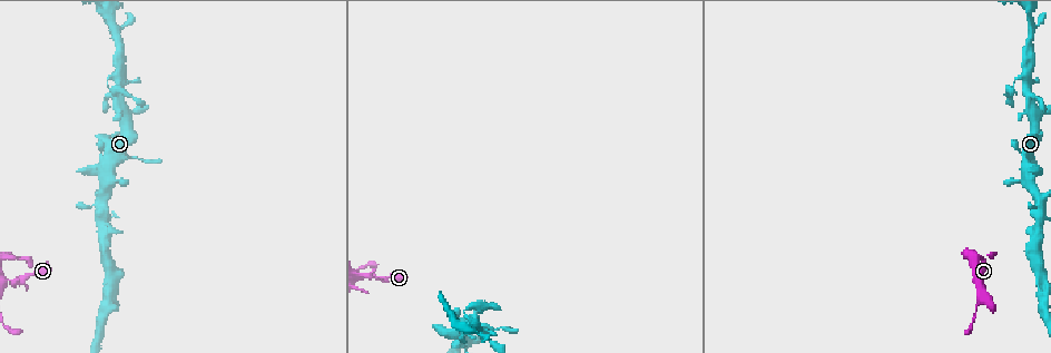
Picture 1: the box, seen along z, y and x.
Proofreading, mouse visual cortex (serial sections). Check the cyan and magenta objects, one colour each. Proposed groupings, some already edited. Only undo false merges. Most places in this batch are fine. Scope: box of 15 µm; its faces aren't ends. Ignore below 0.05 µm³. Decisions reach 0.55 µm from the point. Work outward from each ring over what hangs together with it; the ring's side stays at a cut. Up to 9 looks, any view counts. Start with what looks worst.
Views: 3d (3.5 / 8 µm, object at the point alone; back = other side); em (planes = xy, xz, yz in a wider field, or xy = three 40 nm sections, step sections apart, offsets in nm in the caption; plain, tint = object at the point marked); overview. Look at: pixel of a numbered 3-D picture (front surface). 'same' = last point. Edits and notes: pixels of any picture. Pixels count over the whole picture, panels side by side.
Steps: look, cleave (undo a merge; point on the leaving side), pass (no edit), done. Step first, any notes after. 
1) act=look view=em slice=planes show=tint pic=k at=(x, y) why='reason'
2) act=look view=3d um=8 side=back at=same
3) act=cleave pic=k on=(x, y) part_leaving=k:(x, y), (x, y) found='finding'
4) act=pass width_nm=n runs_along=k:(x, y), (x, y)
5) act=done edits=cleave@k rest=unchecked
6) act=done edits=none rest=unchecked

act=look view=3d um=3.5 pic=1 at=(1027, 78) why='a fork'

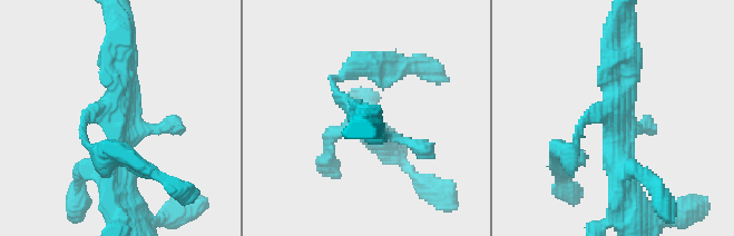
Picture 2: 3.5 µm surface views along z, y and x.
act=look view=em slice=xy step=2 show=tint pic=2 at=(117, 116)

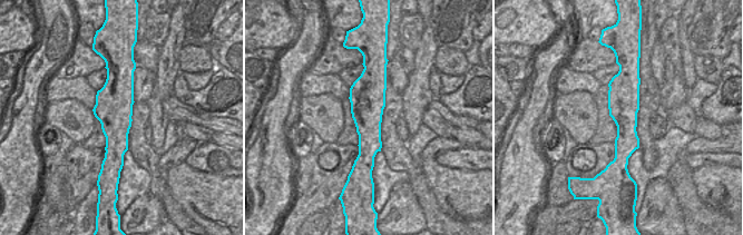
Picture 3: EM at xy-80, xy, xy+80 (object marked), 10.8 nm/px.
act=look view=em slice=xy step=5 show=tint at=same

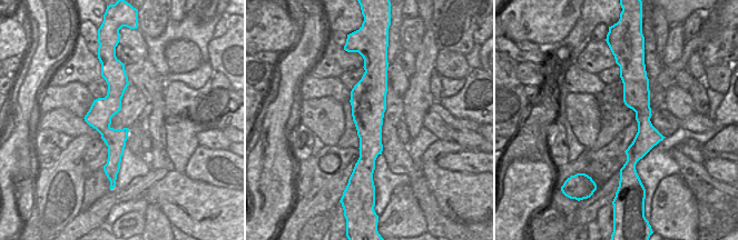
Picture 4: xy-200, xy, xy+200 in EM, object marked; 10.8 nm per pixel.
act=pass width_nm=380 runs_along=4:(376, 71), (363, 167) found='continuous, no second cell'

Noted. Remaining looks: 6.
act=look view=3d um=3.5 pic=1 at=(362, 280) why='sharp bend'

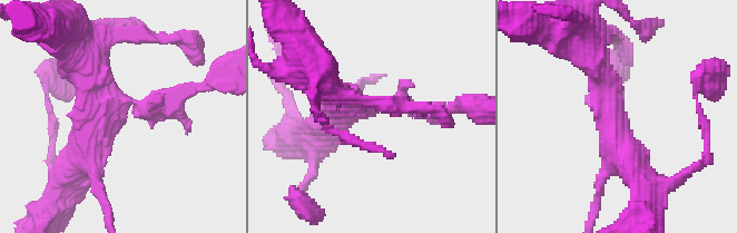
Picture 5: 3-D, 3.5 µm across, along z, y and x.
act=look view=em slice=xy step=5 show=tint pic=5 at=(129, 101) arms=3 arm_widths_nm=250,350,450

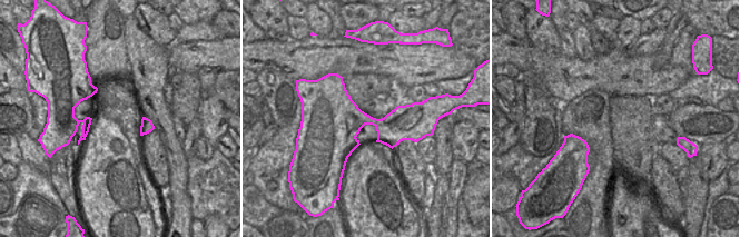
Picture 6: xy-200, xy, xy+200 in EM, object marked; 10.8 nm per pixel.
act=pass runs_along=5:(195, 87), (164, 107), (109, 104), (89, 152) found='continuous, no second cell'

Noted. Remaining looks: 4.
act=look view=3d um=3.5 side=back pic=1 at=(102, 202) why='a fork'

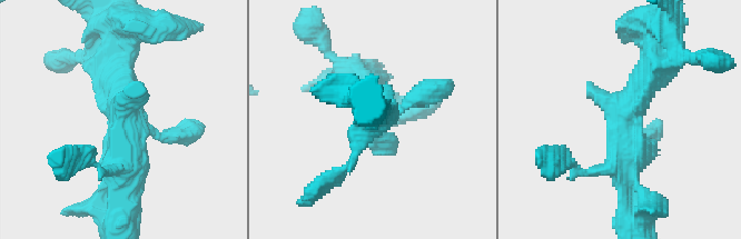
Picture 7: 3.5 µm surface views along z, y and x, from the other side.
act=look view=em slice=xy step=5 show=tint pic=7 at=(624, 128)

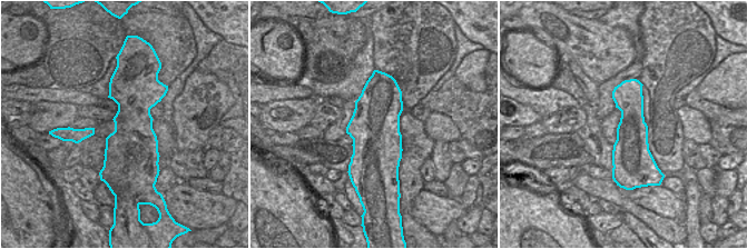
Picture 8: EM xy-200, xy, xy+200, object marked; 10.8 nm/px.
act=pass runs_along=7:(655, 62), (624, 113), (626, 206) found='all the same cell'

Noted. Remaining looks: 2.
act=look view=3d um=8 pic=1 at=(115, 29) why='a fork'

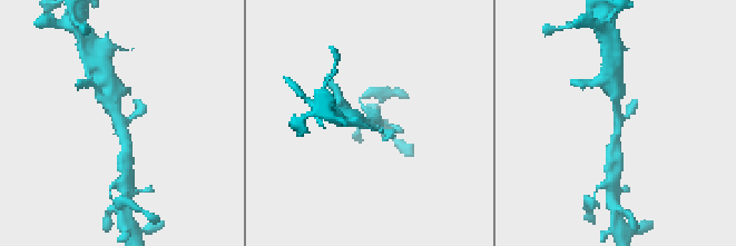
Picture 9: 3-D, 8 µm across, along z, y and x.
act=look view=em slice=planes show=tint pic=9 at=(617, 124) why='shape alone is not enough'

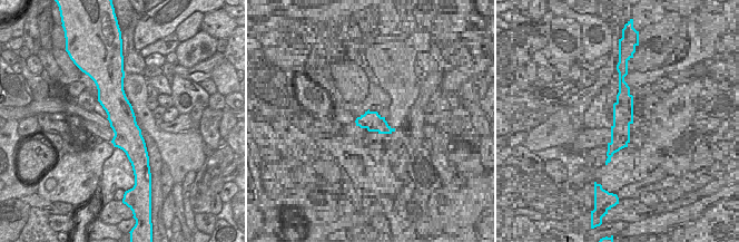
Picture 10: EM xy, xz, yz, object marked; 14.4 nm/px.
act=pass runs_along=9:(128, 156), (110, 95) found='continuous, no second cell'

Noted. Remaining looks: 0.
act=done edits=none rest=unchecked

